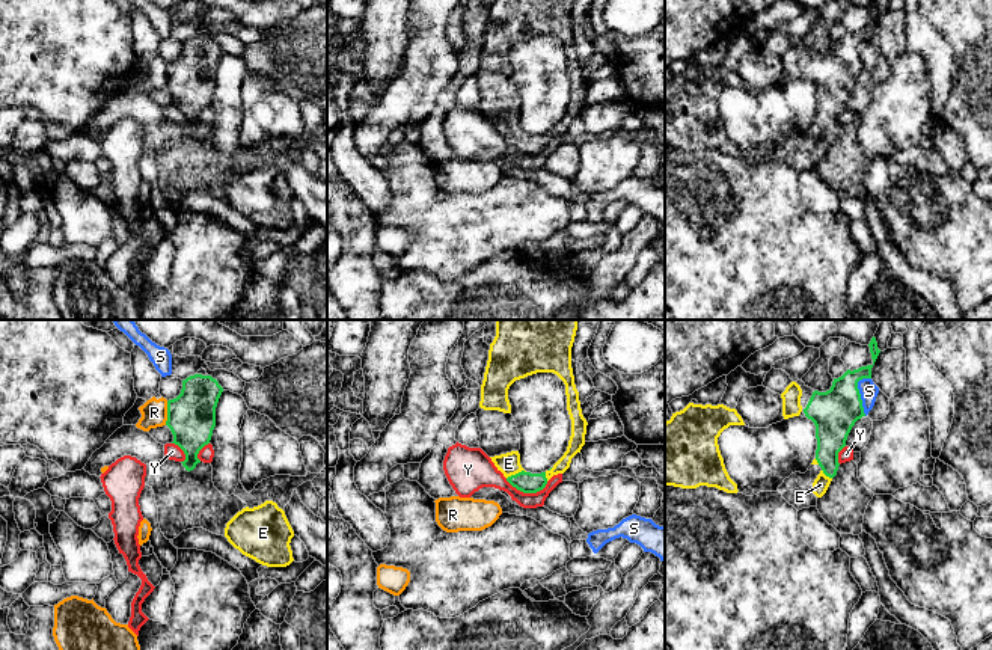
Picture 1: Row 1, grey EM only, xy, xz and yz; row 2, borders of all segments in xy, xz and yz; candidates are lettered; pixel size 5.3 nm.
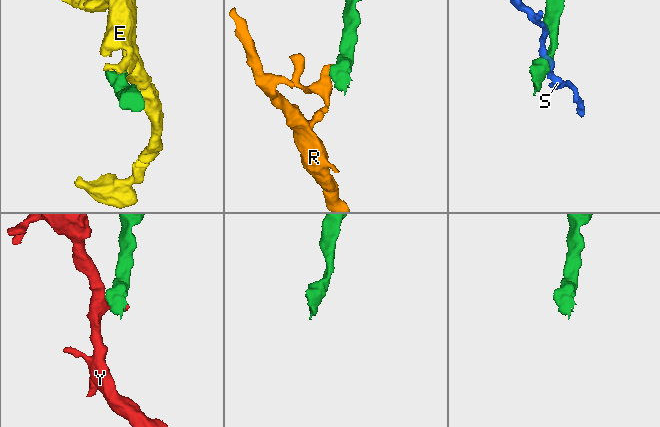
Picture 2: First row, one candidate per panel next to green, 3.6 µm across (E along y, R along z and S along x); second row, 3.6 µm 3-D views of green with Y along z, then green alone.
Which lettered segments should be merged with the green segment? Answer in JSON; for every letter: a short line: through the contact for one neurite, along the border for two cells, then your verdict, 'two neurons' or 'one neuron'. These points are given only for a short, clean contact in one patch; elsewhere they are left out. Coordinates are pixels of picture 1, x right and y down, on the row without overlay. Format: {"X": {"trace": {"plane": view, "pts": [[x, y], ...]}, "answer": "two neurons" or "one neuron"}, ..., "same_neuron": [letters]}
{"E": {"answer": "one neuron"}, "R": {"trace": {"plane": "xy", "pts": [[168, 64], [168, 82], [165, 86]]}, "answer": "two neurons"}, "S": {"trace": {"plane": "yz", "pts": [[870, 39], [863, 39], [858, 44], [861, 68], [866, 77]]}, "answer": "two neurons"}, "Y": {"trace": {"plane": "xz", "pts": [[505, 141], [523, 154], [538, 154], [548, 145]]}, "answer": "two neurons"}, "same_neuron": ["E"]}

